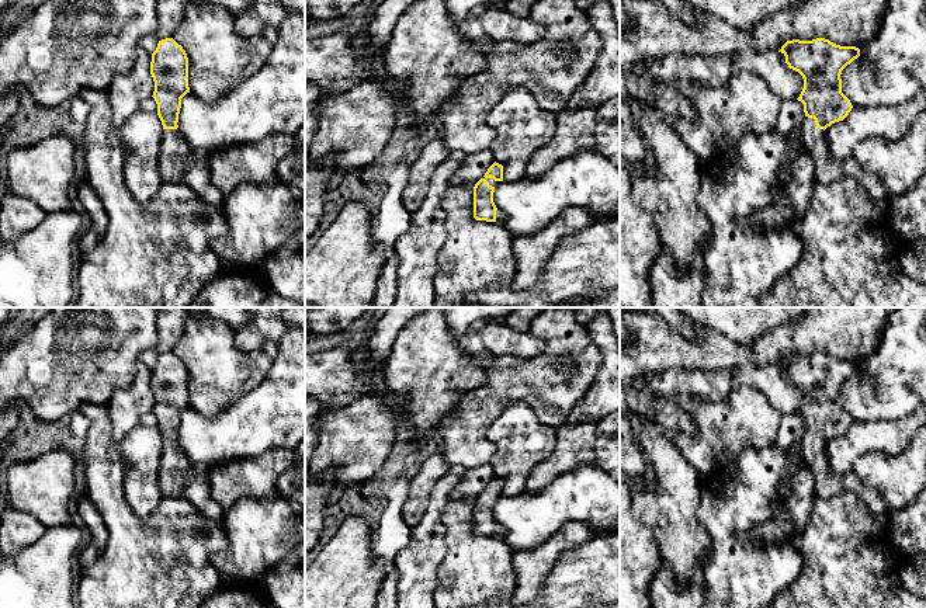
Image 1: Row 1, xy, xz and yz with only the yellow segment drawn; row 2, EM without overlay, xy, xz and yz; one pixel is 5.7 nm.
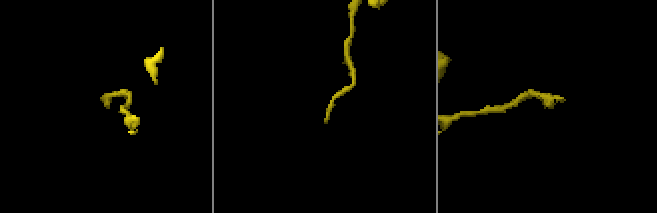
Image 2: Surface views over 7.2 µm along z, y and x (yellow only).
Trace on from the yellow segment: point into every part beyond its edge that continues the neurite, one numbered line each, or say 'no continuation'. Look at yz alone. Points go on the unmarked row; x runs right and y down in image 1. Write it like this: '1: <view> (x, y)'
1: yz (826, 485)

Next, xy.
1: xy (177, 479)

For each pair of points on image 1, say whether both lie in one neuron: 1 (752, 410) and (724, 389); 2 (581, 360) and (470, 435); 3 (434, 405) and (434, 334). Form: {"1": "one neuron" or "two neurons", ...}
{"1": "two neurons", "2": "one neuron", "3": "one neuron"}

